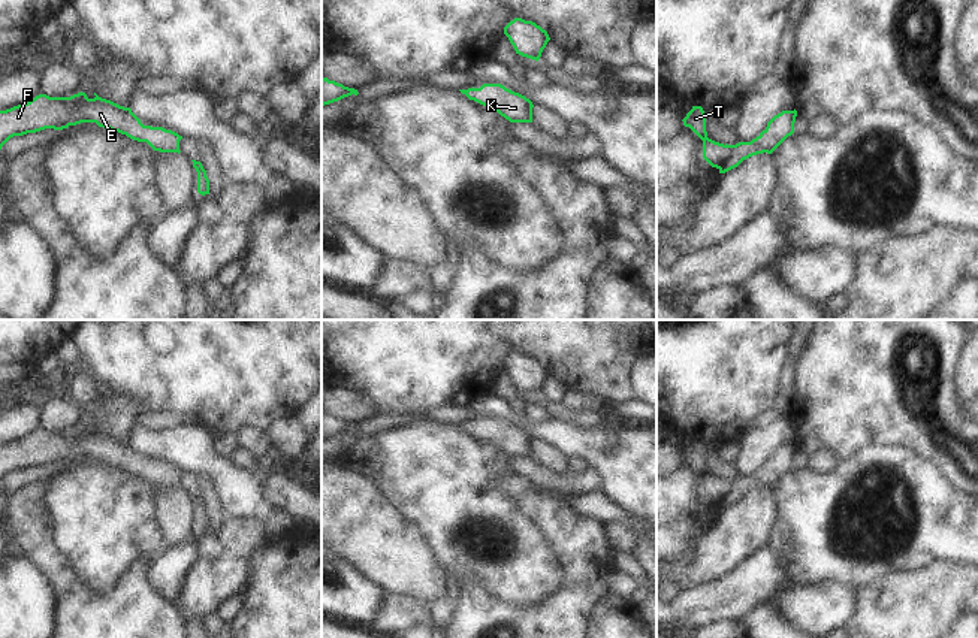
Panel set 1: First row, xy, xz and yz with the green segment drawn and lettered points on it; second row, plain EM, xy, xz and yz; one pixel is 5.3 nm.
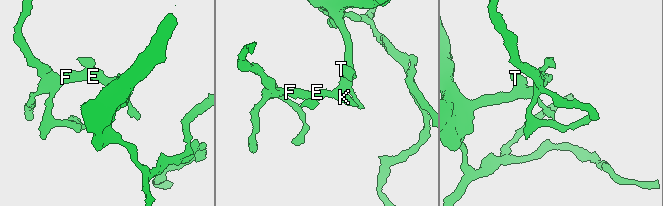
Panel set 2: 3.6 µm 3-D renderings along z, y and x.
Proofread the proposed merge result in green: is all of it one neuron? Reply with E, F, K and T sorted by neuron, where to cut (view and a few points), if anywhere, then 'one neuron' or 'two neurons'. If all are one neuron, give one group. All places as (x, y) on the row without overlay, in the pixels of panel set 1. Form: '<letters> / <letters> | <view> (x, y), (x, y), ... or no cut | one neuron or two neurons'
E F K T | no cut | one neuron

